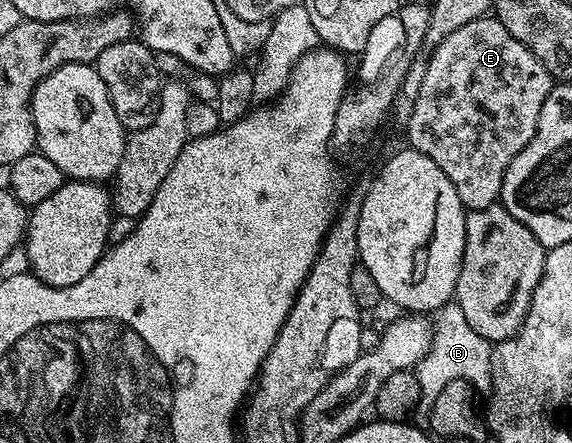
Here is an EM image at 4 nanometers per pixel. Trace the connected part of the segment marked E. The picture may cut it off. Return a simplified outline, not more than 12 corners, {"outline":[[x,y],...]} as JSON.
{"outline":[[494,17],[430,52],[405,125],[467,211],[499,203],[553,80]]}

